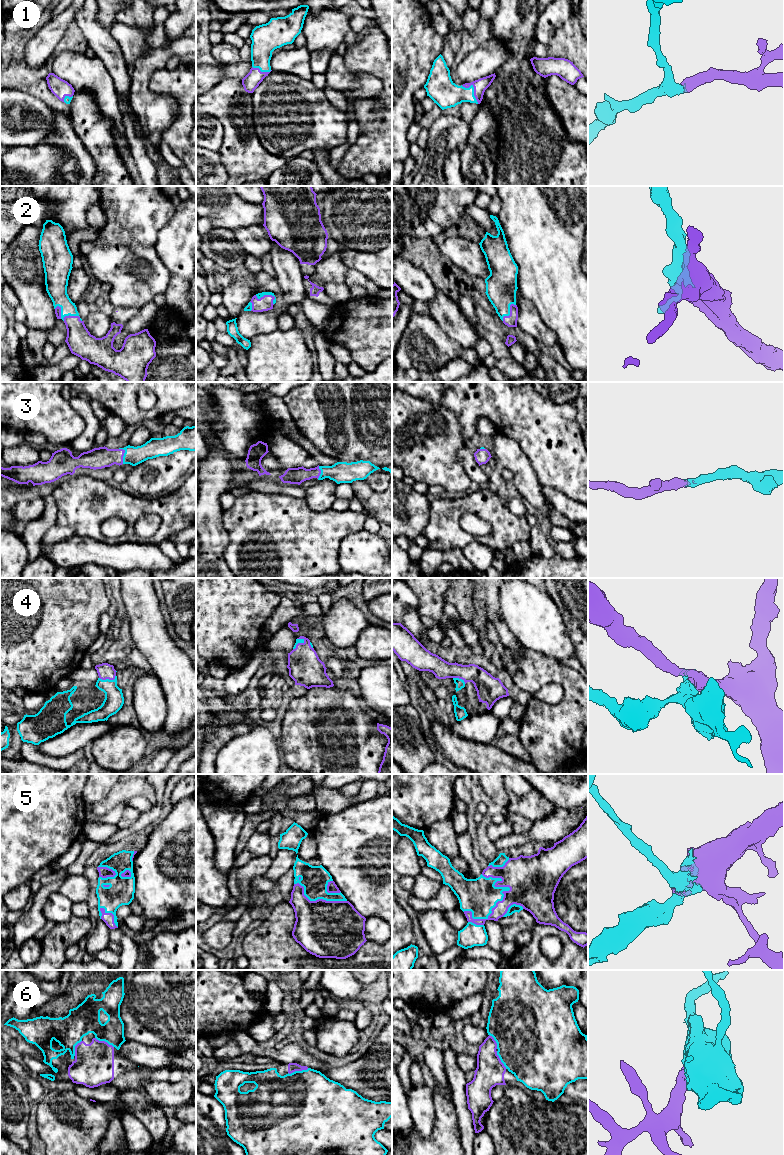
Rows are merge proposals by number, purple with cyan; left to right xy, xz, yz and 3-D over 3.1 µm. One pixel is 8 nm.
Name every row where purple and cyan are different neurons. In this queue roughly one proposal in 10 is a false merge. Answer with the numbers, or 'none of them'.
none of them

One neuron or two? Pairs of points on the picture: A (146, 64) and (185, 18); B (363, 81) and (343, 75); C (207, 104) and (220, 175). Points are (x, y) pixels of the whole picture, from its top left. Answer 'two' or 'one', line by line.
A: two
B: one
C: two

